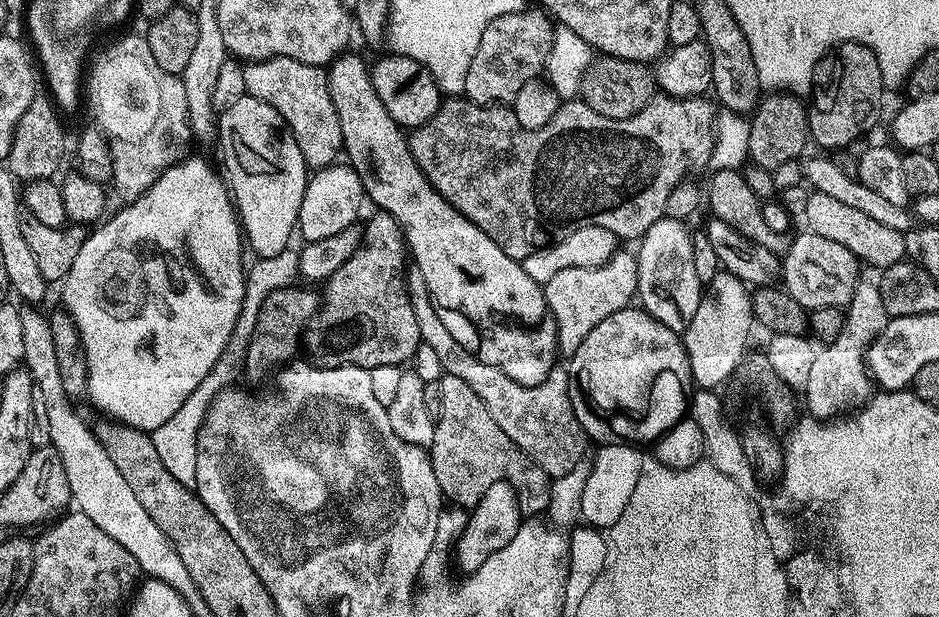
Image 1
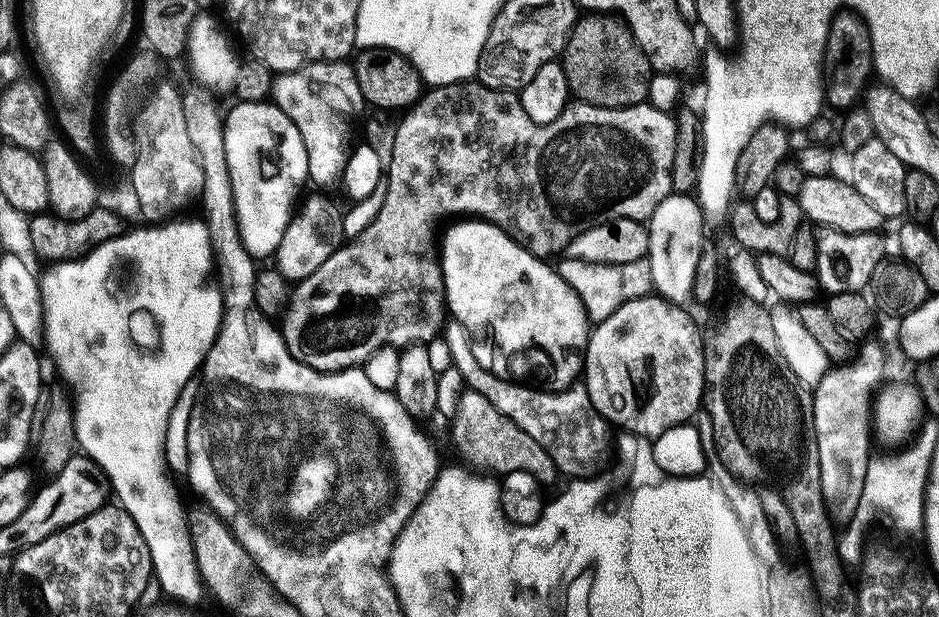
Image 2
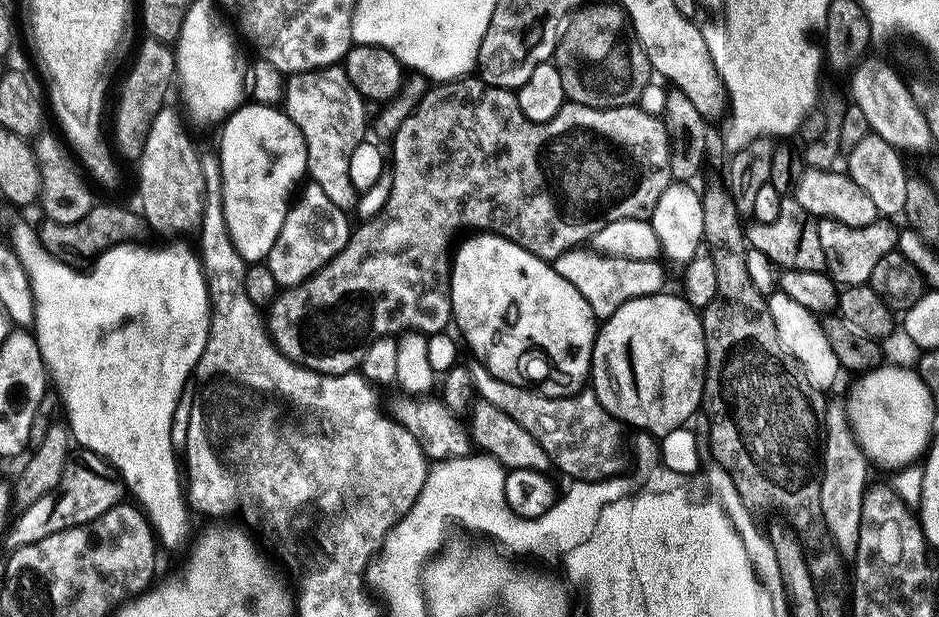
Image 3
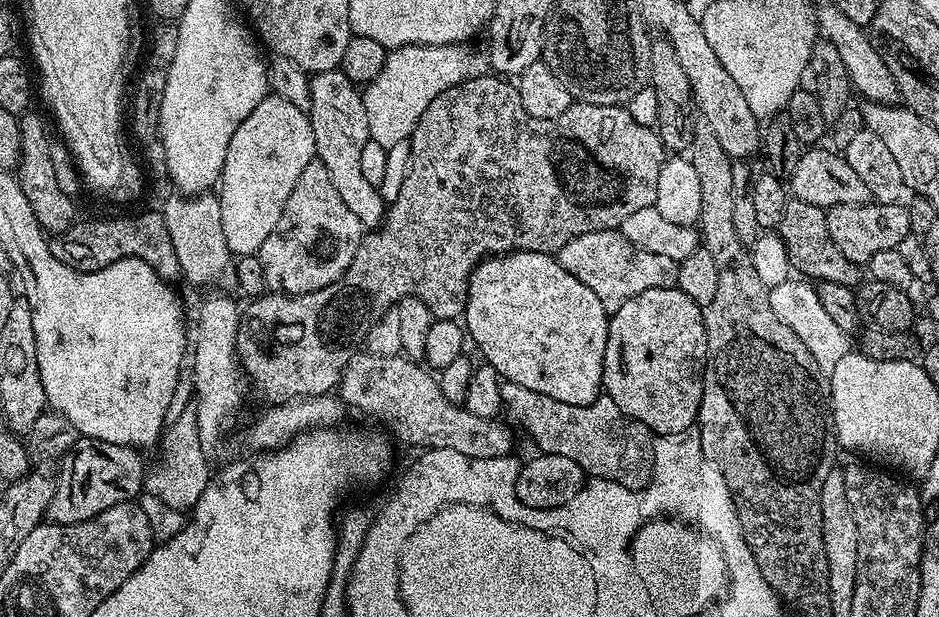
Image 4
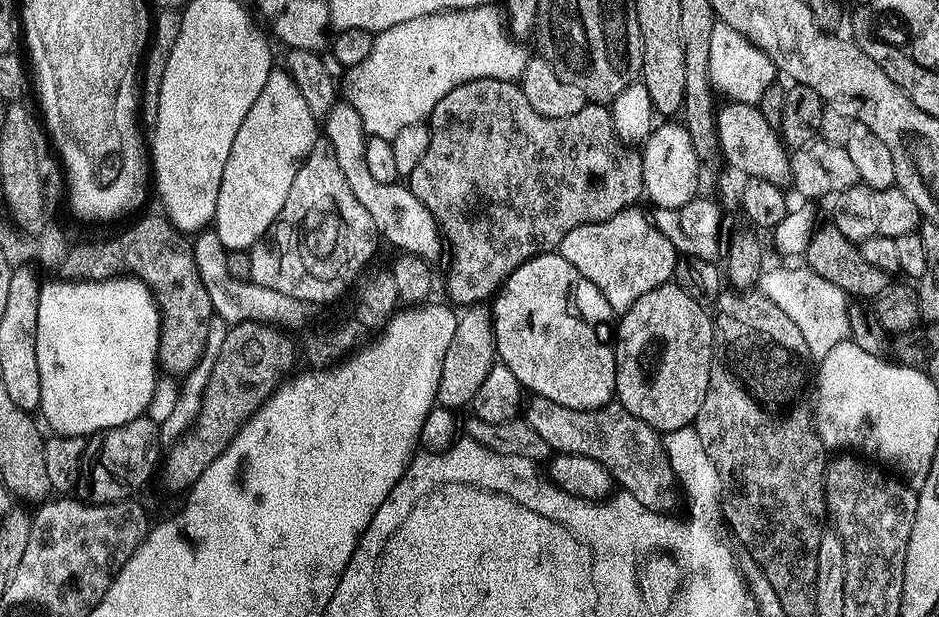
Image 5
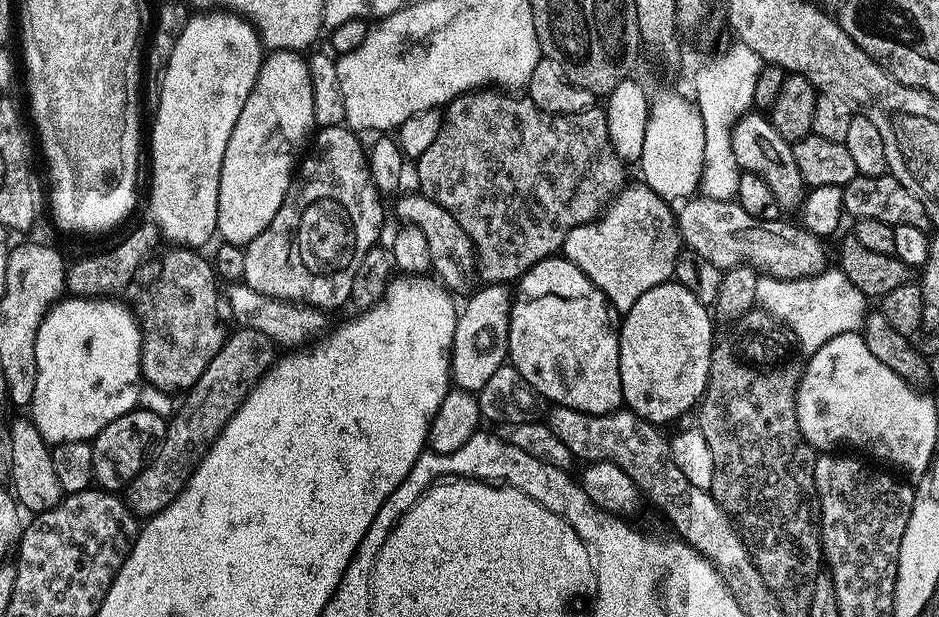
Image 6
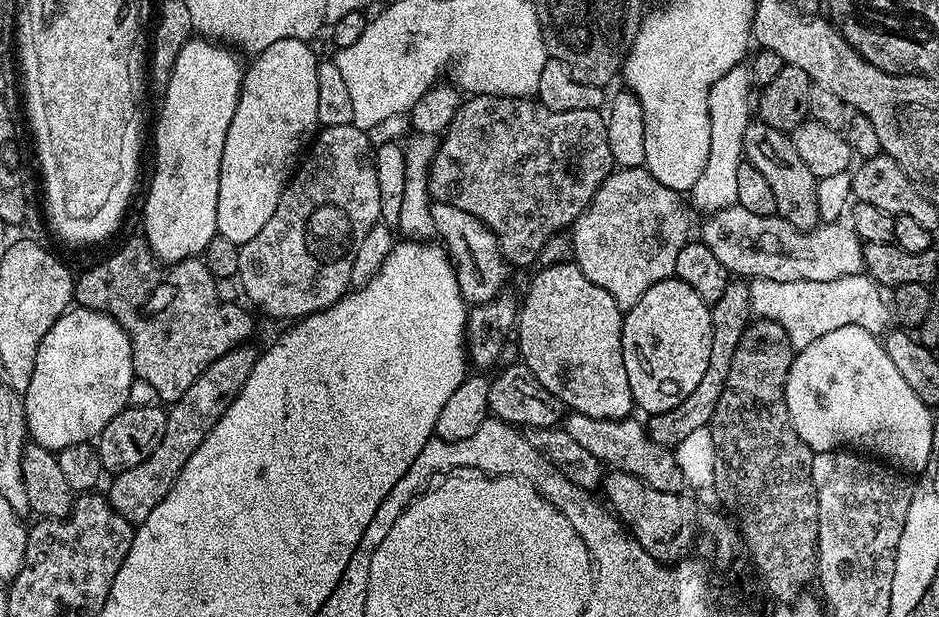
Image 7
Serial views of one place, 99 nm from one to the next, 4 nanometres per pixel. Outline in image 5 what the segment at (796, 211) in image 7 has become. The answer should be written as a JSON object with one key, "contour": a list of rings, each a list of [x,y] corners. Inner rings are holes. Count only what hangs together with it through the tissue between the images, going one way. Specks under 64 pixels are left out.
{"contour":[[[725,102],[719,105],[716,114],[716,129],[721,157],[732,168],[741,172],[741,177],[766,178],[766,182],[787,185],[792,178],[790,152],[782,143],[777,129],[762,118],[759,107],[754,104]]]}

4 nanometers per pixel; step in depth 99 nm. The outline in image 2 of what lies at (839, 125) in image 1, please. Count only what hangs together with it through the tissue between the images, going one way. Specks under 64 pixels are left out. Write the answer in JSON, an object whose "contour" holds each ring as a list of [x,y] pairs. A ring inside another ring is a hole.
{"contour":[[[841,10],[832,17],[832,24],[828,27],[828,37],[822,57],[822,80],[828,85],[823,85],[822,96],[832,108],[844,108],[848,110],[857,102],[856,99],[865,95],[870,82],[868,79],[874,76],[872,63],[872,39],[868,33],[868,26],[859,16],[848,10]]]}

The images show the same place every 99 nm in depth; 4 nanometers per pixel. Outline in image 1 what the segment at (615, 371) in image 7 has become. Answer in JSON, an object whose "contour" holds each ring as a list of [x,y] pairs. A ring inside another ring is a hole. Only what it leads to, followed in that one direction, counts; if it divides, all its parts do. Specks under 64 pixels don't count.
{"contour":[[[348,55],[332,61],[328,84],[342,126],[343,151],[346,156],[348,152],[347,163],[361,179],[365,197],[400,224],[407,251],[416,259],[415,271],[422,274],[437,309],[461,312],[480,331],[480,359],[519,384],[531,386],[546,379],[557,363],[558,339],[555,323],[540,324],[550,316],[542,285],[526,274],[521,261],[511,260],[485,232],[440,197],[408,149],[405,129],[390,118],[382,98],[374,94],[369,65]]]}

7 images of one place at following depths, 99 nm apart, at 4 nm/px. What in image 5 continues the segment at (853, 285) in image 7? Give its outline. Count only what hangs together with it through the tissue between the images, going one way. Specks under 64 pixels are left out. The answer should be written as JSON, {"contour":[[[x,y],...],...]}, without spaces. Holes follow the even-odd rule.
{"contour":[[[806,266],[770,268],[760,277],[759,291],[766,298],[770,298],[770,302],[774,302],[774,306],[778,306],[778,310],[782,310],[782,314],[786,314],[790,322],[794,322],[794,326],[798,326],[798,331],[802,334],[802,339],[806,341],[806,346],[810,346],[813,361],[824,360],[826,354],[834,350],[834,346],[838,346],[850,337],[848,293],[834,286],[834,282],[826,282],[826,278],[814,274]]]}

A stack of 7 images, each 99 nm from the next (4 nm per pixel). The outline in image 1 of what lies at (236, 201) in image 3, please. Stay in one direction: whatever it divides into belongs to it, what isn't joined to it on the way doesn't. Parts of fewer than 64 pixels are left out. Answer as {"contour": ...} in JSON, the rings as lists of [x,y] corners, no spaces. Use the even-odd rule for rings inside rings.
{"contour":[[[245,94],[242,98],[238,98],[238,102],[234,102],[234,106],[223,109],[218,116],[218,145],[224,151],[224,168],[228,171],[228,176],[226,174],[226,184],[230,189],[230,195],[234,201],[234,207],[238,213],[238,219],[240,222],[240,227],[242,229],[243,239],[246,241],[250,247],[256,251],[255,255],[259,258],[273,258],[276,254],[280,254],[282,251],[287,249],[289,245],[293,242],[292,232],[297,231],[298,225],[297,220],[299,218],[299,210],[302,206],[302,200],[304,196],[304,191],[307,188],[308,179],[310,177],[310,169],[307,164],[305,164],[302,158],[302,150],[298,150],[298,142],[294,137],[292,137],[292,131],[288,129],[288,123],[285,122],[282,117],[278,114],[278,110],[274,110],[274,106],[270,106],[266,102],[262,102],[258,98]]]}

